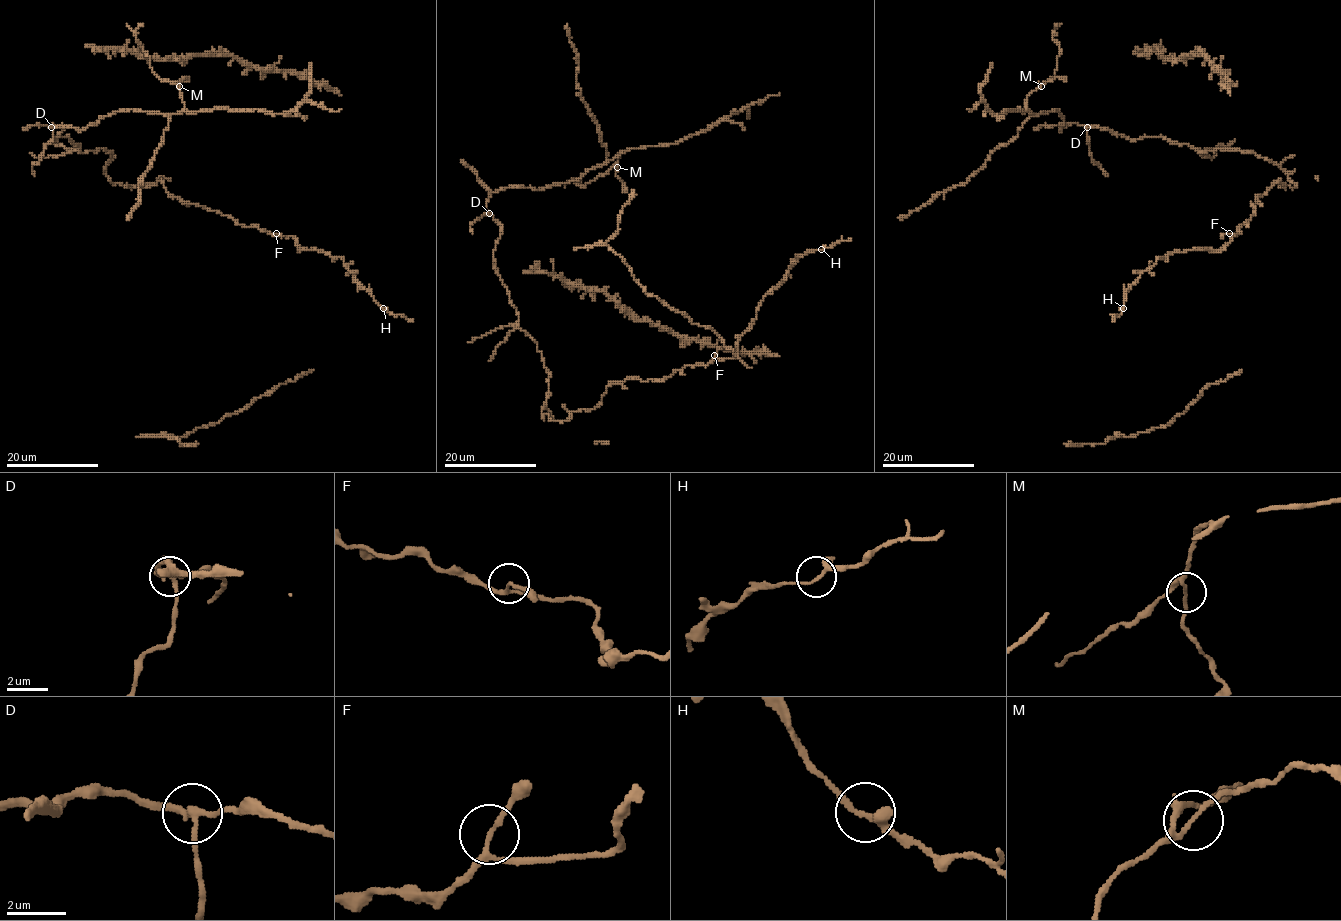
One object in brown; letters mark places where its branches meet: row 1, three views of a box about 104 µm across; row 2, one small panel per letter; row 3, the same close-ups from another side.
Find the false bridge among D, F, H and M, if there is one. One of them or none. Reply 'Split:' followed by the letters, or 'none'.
Split: none

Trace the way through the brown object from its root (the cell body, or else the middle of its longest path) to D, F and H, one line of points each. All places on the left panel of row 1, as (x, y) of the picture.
D: (85, 152), (67, 136), (56, 140), (64, 128), (51, 127)
F: (85, 152), (110, 152), (103, 173), (113, 183), (131, 188), (161, 181), (169, 195), (186, 203), (276, 233)
H: (85, 152), (110, 152), (113, 183), (161, 181), (186, 203), (341, 257), (383, 308)

